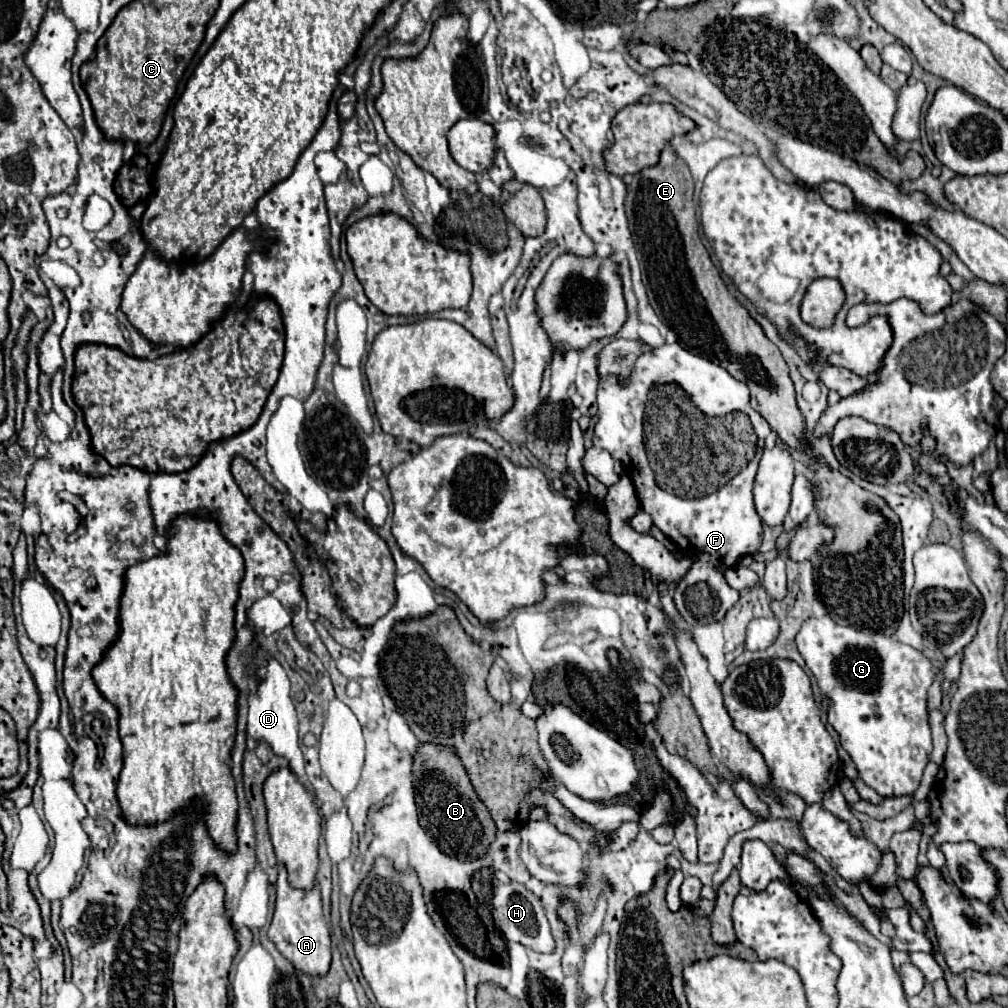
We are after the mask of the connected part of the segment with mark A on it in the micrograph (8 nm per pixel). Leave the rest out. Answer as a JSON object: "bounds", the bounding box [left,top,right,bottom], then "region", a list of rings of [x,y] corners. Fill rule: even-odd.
{"bounds":[268,864,332,976],"region":[[[282,864],[278,866],[276,908],[268,930],[268,938],[274,942],[278,952],[294,964],[296,970],[308,976],[324,976],[328,972],[332,962],[332,952],[330,952],[330,932],[320,906],[320,888],[316,886],[312,888],[312,892],[300,892],[292,888],[286,880],[286,868]]]}

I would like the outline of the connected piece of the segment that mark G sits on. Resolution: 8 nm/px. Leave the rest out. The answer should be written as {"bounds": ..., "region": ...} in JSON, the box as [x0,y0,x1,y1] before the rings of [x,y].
{"bounds":[796,616,938,798],"region":[[[830,616],[806,620],[796,644],[830,700],[828,724],[838,732],[858,776],[884,798],[912,794],[932,752],[926,708],[926,692],[938,672],[932,662],[908,644],[840,626]]]}

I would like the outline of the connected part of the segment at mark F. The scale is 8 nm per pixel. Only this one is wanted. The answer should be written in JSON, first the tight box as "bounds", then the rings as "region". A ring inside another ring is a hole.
{"bounds":[594,344,770,624],"region":[[[664,344],[656,350],[646,350],[632,366],[630,376],[622,382],[618,376],[608,374],[600,380],[598,386],[598,422],[594,428],[594,446],[604,448],[612,454],[614,460],[620,460],[630,476],[636,496],[644,512],[648,512],[654,524],[678,546],[682,554],[694,558],[694,564],[680,580],[674,590],[674,604],[682,618],[688,624],[710,624],[718,622],[726,616],[726,612],[738,602],[738,590],[730,588],[722,576],[724,568],[732,568],[738,560],[746,554],[758,552],[762,544],[762,520],[752,502],[752,484],[760,462],[760,450],[764,448],[764,440],[770,434],[770,424],[750,406],[750,392],[748,386],[734,376],[730,376],[724,368],[712,364],[706,358],[686,352],[678,344]],[[656,380],[676,380],[680,388],[688,388],[692,392],[692,400],[704,408],[704,412],[734,412],[742,410],[752,420],[752,426],[758,434],[758,452],[756,460],[748,464],[740,476],[734,476],[724,488],[706,496],[706,498],[680,498],[666,490],[662,490],[656,480],[654,472],[648,464],[644,442],[642,442],[642,418],[644,418],[644,400],[648,398],[648,388],[656,384]],[[698,582],[708,584],[708,588],[716,594],[716,598],[708,598],[706,602],[688,602],[686,590]]]}

